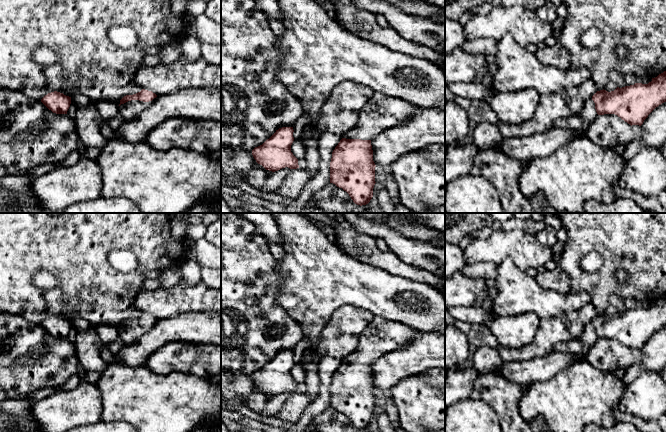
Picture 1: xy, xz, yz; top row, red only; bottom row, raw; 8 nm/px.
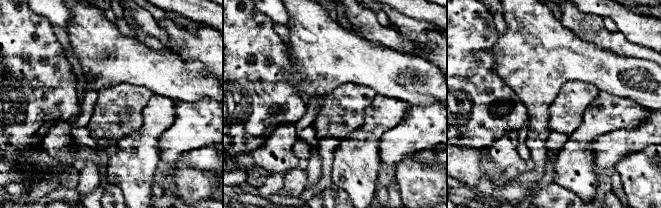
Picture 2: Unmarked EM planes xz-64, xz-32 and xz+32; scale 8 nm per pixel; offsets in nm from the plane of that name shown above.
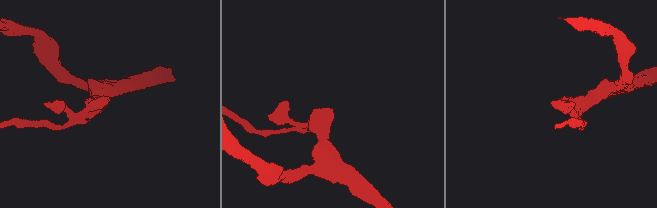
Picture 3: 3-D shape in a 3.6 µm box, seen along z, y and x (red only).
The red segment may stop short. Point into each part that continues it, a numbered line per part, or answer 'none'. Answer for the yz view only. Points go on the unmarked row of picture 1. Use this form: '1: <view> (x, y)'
1: yz (589, 337)

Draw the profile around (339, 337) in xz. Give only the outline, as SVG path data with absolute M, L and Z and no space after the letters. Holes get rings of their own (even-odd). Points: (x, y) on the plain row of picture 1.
M353 305L337 308L329 321L322 327L317 355L344 360L359 344L359 336L373 320L367 309Z

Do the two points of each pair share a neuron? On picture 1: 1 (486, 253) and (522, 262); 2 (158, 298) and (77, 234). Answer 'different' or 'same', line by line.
1: same
2: different

